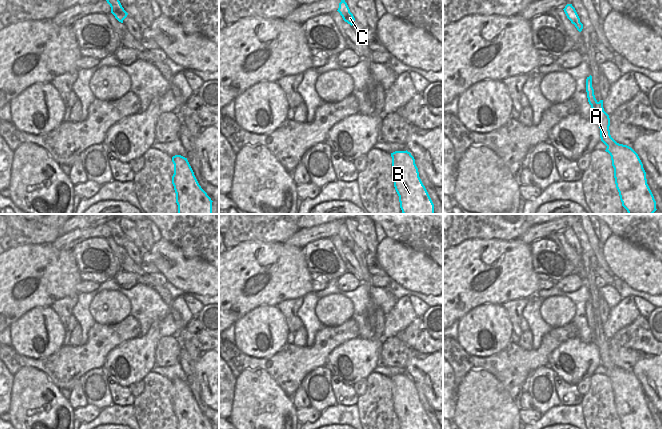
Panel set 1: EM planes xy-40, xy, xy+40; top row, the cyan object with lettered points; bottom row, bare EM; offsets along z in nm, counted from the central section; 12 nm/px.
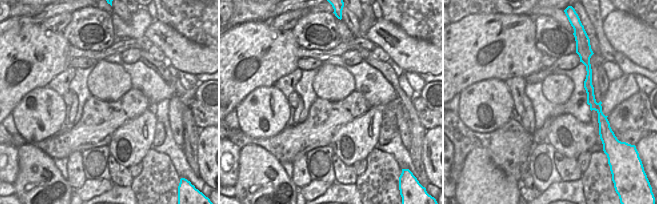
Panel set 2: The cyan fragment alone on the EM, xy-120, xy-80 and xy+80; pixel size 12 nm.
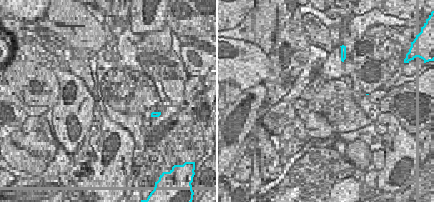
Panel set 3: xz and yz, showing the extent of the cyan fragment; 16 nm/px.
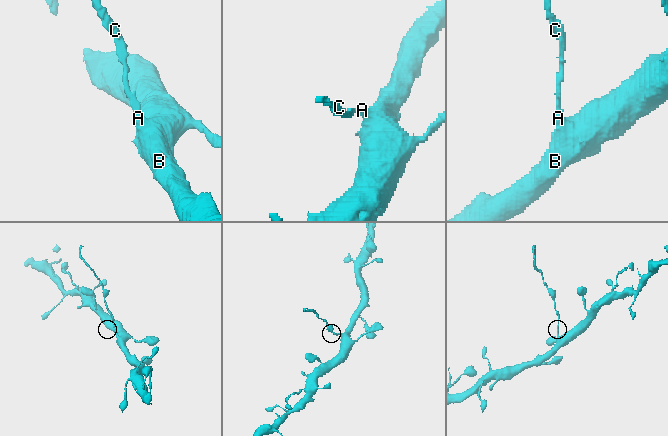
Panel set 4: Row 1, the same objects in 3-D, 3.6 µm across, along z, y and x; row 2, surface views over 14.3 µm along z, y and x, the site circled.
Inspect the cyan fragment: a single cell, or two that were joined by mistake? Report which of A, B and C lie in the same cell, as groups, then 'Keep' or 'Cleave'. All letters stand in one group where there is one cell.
Groups: A B / C. Cleave.

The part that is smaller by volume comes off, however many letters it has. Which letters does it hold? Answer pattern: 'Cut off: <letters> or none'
Cut off: C.

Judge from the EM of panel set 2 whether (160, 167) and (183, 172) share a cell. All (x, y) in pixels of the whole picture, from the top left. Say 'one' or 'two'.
two

